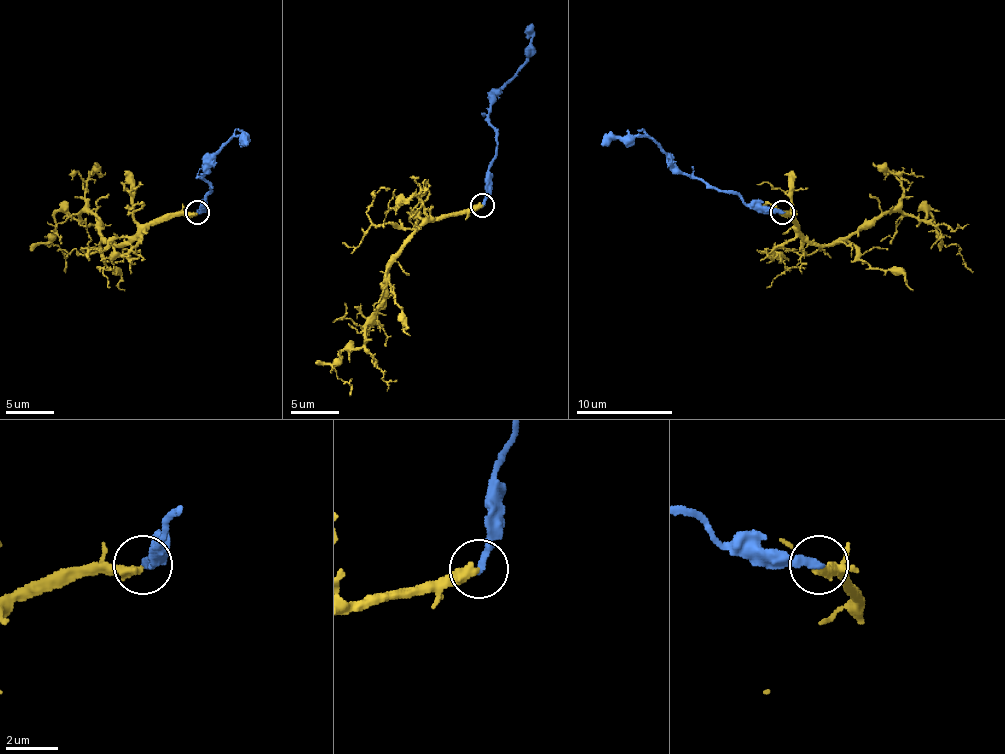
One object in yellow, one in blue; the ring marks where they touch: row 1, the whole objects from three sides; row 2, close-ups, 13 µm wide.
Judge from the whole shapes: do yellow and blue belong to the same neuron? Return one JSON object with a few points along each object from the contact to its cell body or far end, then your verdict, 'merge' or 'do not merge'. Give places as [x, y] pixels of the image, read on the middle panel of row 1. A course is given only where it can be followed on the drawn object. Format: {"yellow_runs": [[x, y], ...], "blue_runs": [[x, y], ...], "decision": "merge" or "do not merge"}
{"yellow_runs": [[482, 205], [431, 217], [390, 266], [363, 345], [344, 350], [334, 367], [351, 386], [349, 396]], "blue_runs": [[482, 205], [486, 176], [496, 155], [496, 130], [489, 123], [489, 99], [528, 56], [532, 24]], "decision": "do not merge"}

